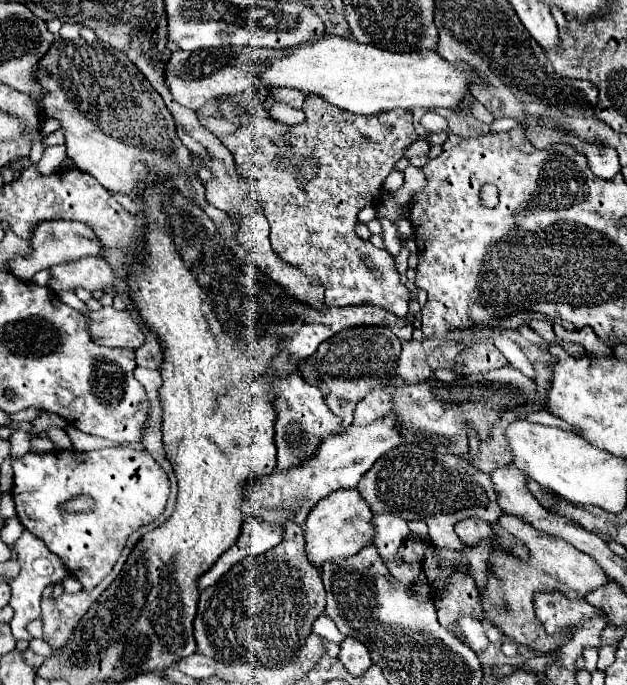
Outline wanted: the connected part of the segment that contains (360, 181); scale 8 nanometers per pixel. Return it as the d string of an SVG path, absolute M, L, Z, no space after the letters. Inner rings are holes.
M307 97L303 103L303 113L305 113L303 123L287 127L275 123L275 119L269 117L263 105L249 103L245 107L245 125L235 133L223 137L223 145L235 157L239 175L245 181L249 181L255 189L249 197L253 197L263 207L263 213L271 225L271 247L275 255L303 273L318 273L325 288L324 304L327 307L377 305L387 309L389 313L395 313L397 317L407 317L409 289L401 283L393 257L387 251L377 249L369 241L361 241L355 235L355 223L357 223L357 213L363 207L375 205L375 201L381 199L379 189L385 177L393 171L393 165L403 157L403 151L417 139L411 113L405 109L397 109L397 111L359 117L355 113L331 107L319 97ZM303 155L311 155L317 159L319 173L311 183L299 187L293 177L293 169ZM361 255L375 255L375 263L383 265L383 279L377 277L365 265Z

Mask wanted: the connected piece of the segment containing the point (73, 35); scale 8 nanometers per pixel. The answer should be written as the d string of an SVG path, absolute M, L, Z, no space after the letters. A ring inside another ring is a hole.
M65 23L65 25L61 27L59 35L61 35L61 39L67 39L67 41L71 41L71 39L77 39L77 37L81 37L81 25L79 25L79 23L75 23L75 25L69 25L69 23Z

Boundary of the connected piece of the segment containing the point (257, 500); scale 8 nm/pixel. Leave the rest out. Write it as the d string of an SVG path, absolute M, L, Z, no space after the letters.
M387 417L377 419L367 427L349 427L345 433L325 439L311 461L285 473L275 471L269 477L253 479L247 485L249 495L243 505L243 513L247 517L255 515L261 521L275 523L281 527L285 527L285 523L281 521L289 521L289 517L293 517L297 525L303 525L305 517L317 505L317 501L325 499L329 493L337 489L353 489L381 455L385 455L401 443L401 435L397 433L395 425L397 421Z

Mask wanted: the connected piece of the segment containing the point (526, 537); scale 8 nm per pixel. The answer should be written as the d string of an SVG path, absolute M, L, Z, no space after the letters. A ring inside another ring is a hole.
M503 515L495 523L485 523L481 519L463 519L455 525L455 533L459 535L461 543L467 547L479 545L481 541L493 541L493 527L503 527L507 533L515 535L527 549L529 557L527 561L521 561L519 557L513 557L513 553L505 553L505 549L493 545L493 557L489 557L489 577L485 583L485 589L479 589L481 593L481 609L485 617L481 619L485 625L497 627L503 635L511 637L515 643L529 645L535 651L555 651L557 645L563 645L563 637L559 635L547 635L543 625L537 621L533 613L533 591L541 589L559 589L563 593L569 593L571 599L585 597L595 587L607 583L607 575L599 565L585 553L577 551L573 545L541 535L537 529L533 529L529 523L521 521L513 515Z

